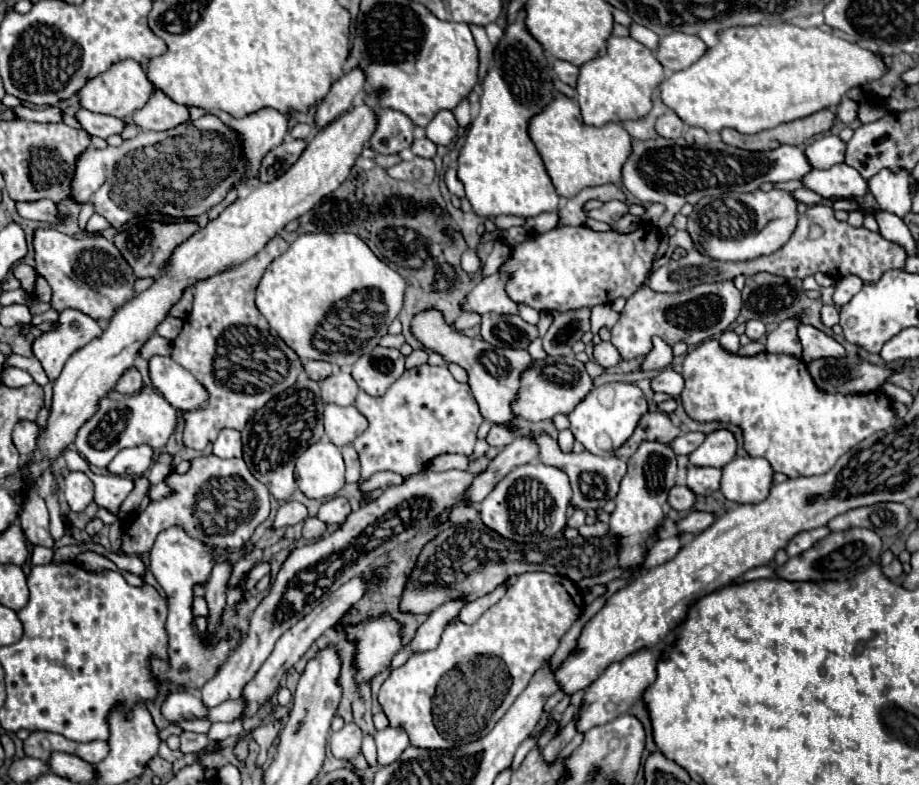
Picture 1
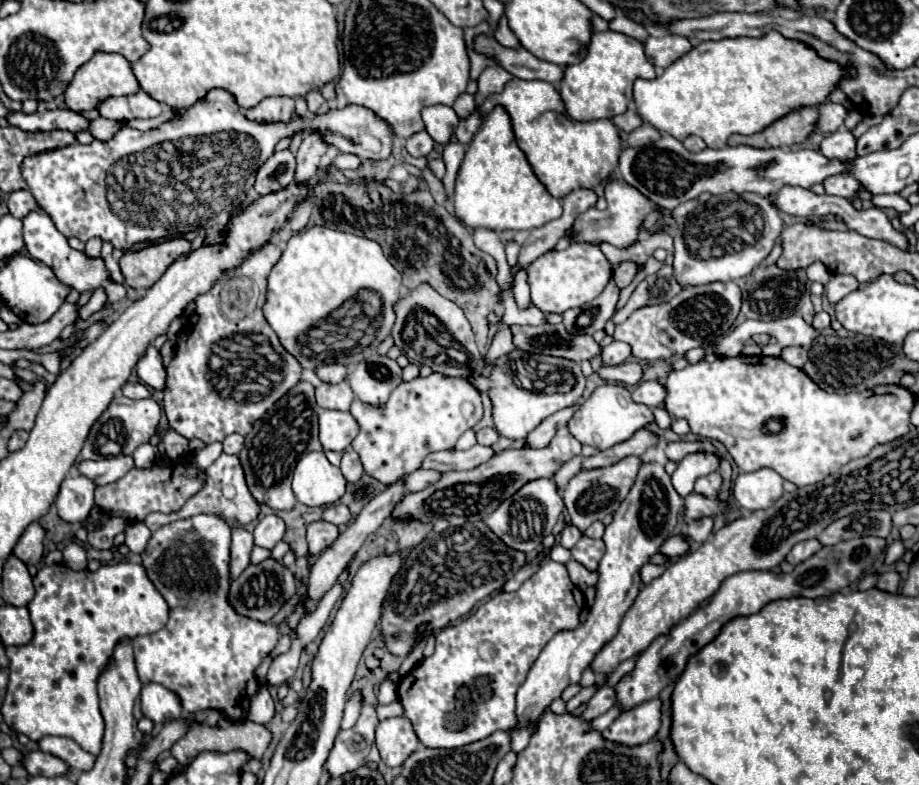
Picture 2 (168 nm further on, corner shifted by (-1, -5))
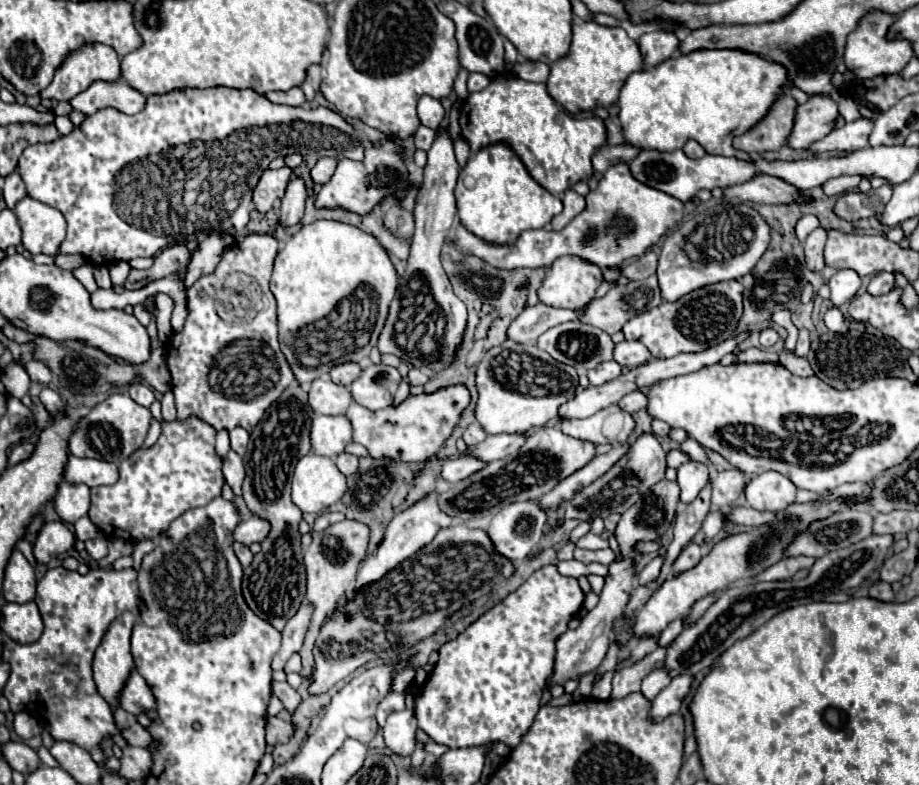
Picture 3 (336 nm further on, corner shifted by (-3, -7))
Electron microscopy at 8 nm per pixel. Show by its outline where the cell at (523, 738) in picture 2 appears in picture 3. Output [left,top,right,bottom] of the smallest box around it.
[416,566,584,748]

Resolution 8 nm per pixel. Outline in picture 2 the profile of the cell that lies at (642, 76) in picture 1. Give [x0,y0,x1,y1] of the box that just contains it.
[558,30,656,122]

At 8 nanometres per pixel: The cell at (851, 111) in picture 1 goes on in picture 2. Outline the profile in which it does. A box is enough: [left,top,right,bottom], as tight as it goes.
[818,102,846,132]

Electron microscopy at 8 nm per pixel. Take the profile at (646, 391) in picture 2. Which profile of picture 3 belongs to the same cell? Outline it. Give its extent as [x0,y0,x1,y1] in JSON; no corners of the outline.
[618,392,646,412]

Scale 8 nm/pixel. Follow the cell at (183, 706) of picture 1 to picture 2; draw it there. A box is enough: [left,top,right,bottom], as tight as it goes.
[142,684,182,724]

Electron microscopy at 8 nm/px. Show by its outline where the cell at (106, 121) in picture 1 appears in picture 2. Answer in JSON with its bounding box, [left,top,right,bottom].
[8,110,90,134]

